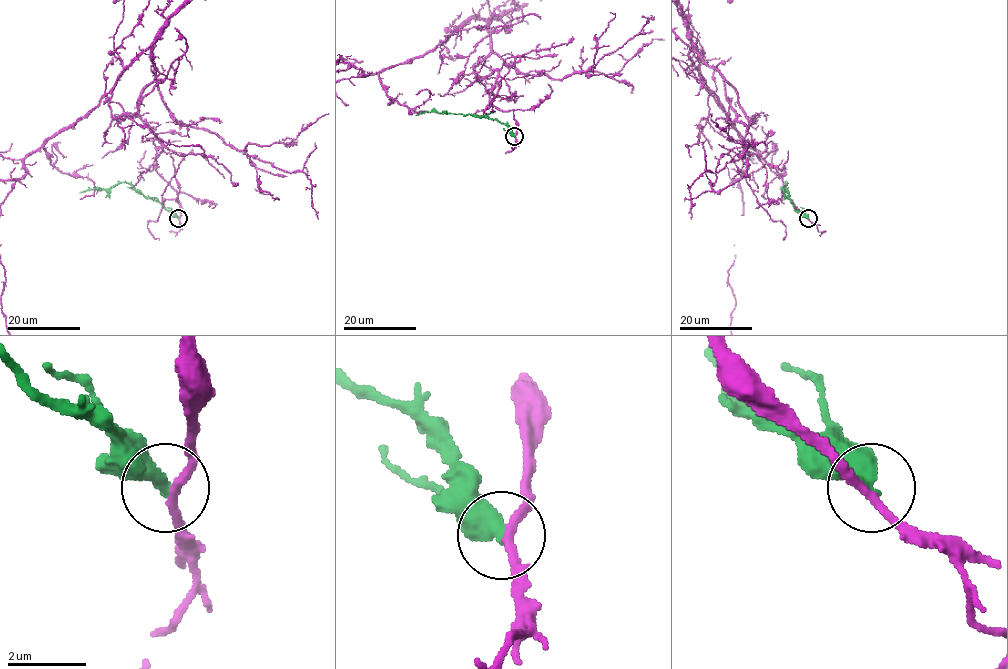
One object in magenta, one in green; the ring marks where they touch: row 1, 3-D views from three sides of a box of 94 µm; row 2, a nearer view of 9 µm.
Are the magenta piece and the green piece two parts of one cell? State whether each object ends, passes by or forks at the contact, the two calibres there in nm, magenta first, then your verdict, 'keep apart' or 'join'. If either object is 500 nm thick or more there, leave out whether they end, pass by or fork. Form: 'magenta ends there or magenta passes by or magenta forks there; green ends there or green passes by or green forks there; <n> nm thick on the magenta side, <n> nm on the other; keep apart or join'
magenta passes by; green ends there; 220 nm thick on the magenta side, 480 nm on the other; keep apart

